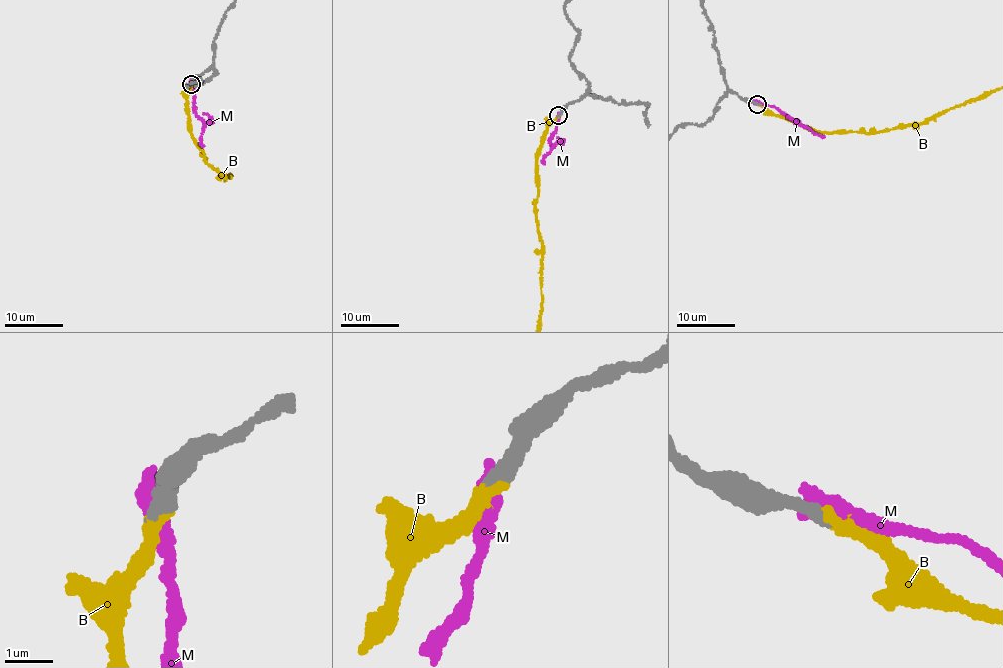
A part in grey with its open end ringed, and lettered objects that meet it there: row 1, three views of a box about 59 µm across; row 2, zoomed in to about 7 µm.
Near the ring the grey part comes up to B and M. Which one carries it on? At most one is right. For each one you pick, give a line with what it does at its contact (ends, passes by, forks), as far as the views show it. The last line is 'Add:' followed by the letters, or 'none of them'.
B: it ends
Add: B

